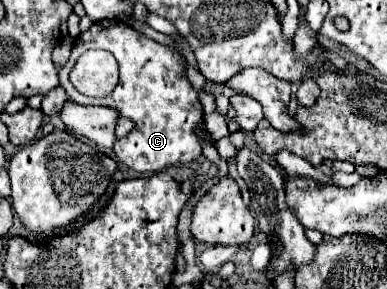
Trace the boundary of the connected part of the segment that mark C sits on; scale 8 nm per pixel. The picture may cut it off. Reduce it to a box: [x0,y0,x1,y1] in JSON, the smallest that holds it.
[59,18,203,174]

